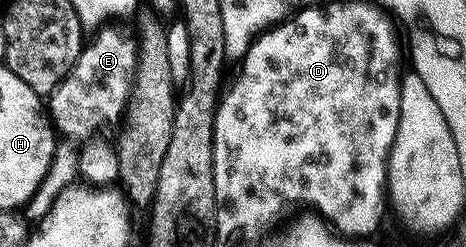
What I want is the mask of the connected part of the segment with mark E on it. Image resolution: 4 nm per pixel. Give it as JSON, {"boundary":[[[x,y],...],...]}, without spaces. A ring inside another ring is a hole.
{"boundary":[[[104,26],[95,33],[92,41],[80,50],[76,65],[64,75],[60,85],[46,100],[46,108],[55,131],[69,141],[88,140],[99,128],[112,124],[123,117],[132,84],[136,81],[138,44],[120,28]]]}

